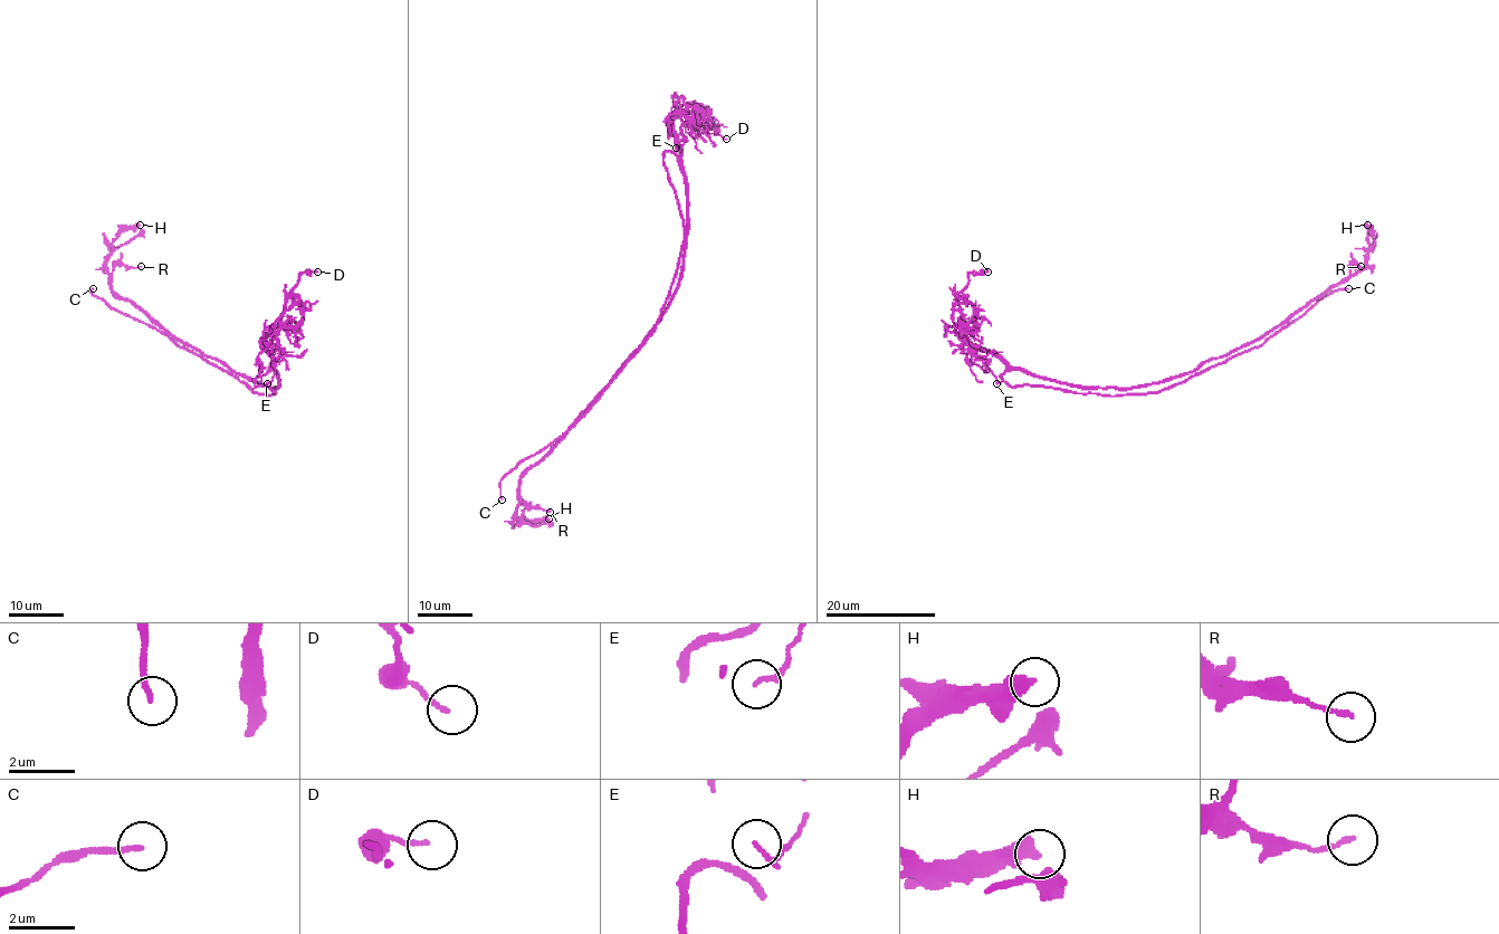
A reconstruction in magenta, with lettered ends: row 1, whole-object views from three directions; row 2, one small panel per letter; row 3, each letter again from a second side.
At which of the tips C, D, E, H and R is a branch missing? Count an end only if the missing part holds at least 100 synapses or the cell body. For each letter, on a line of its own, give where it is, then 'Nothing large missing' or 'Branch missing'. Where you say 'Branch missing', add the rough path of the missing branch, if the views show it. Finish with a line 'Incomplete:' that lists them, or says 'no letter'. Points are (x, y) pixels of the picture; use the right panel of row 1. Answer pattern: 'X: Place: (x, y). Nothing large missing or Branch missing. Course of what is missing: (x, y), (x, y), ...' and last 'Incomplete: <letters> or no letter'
C: Place: (1348, 288). Branch missing. Course of what is missing: (1348, 288), (1390, 293), (1424, 283), (1444, 286), (1471, 265), (1479, 270), (1481, 283)
D: Place: (987, 272). Nothing large missing
E: Place: (996, 383). Nothing large missing
H: Place: (1367, 225). Nothing large missing
R: Place: (1361, 266). Nothing large missing
Incomplete: C

